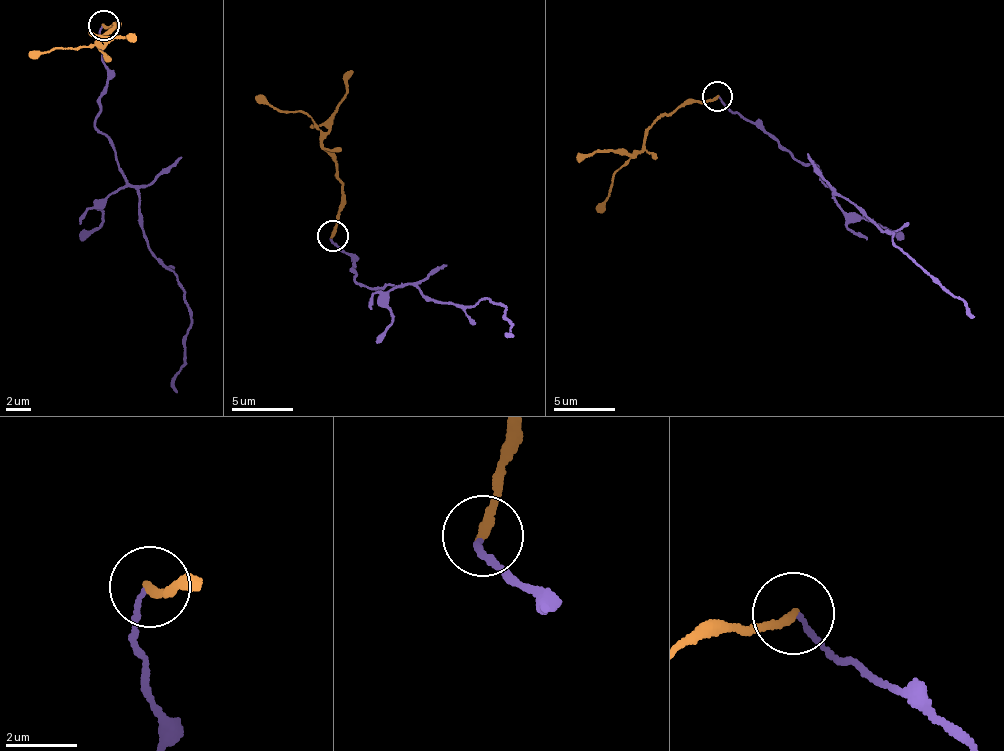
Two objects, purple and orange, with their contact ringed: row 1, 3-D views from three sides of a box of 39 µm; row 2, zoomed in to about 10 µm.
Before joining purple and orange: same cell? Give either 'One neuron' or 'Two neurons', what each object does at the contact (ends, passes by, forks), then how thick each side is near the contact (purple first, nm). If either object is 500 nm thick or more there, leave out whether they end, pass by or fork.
Two neurons. At the ring purple ends. At the ring orange ends. Thickness 140 nm (purple) against 240 nm

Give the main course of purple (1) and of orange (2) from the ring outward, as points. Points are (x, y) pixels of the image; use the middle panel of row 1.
1: (332, 237), (350, 255), (355, 280), (372, 287), (410, 284), (465, 308), (482, 297), (501, 306), (513, 338)
2: (332, 235), (340, 218), (342, 185), (329, 151), (306, 112), (279, 110), (255, 98)

